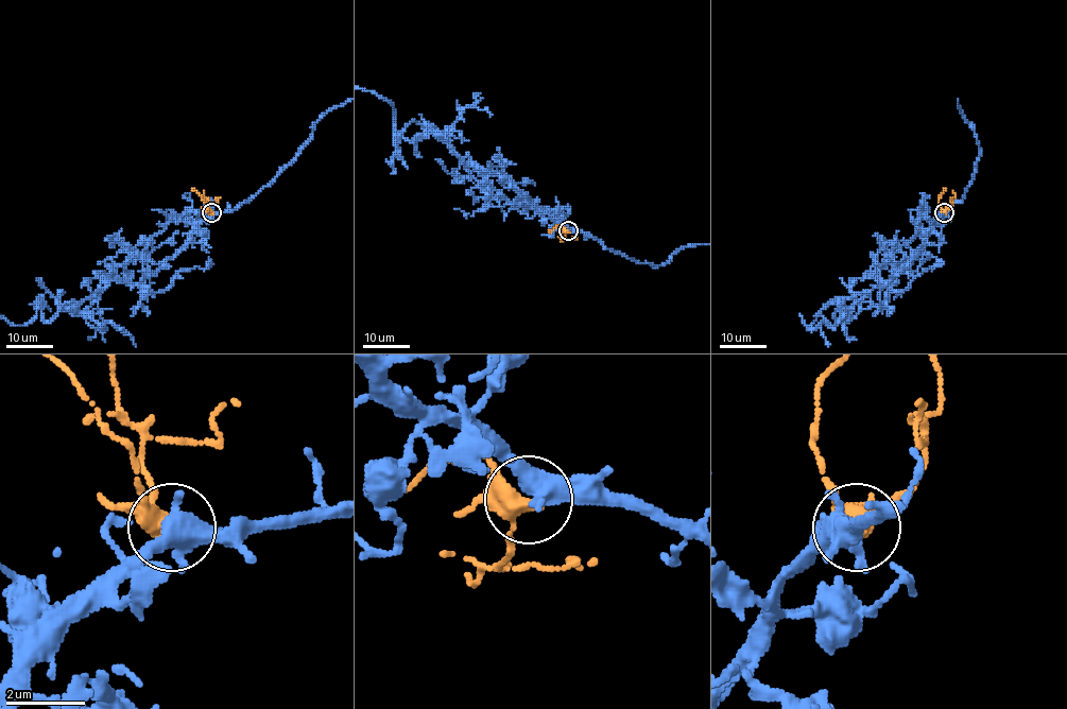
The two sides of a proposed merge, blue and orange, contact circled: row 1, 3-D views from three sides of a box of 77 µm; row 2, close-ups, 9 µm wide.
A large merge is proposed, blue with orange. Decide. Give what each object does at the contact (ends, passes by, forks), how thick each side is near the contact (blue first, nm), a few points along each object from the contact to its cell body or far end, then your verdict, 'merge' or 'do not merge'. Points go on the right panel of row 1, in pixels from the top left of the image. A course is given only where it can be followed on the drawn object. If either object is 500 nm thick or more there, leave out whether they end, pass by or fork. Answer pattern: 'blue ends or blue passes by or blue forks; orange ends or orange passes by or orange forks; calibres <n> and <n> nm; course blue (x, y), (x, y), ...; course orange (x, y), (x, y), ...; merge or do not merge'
calibres 550 and 340 nm; course orange (944, 212), (940, 197), (943, 191); merge

